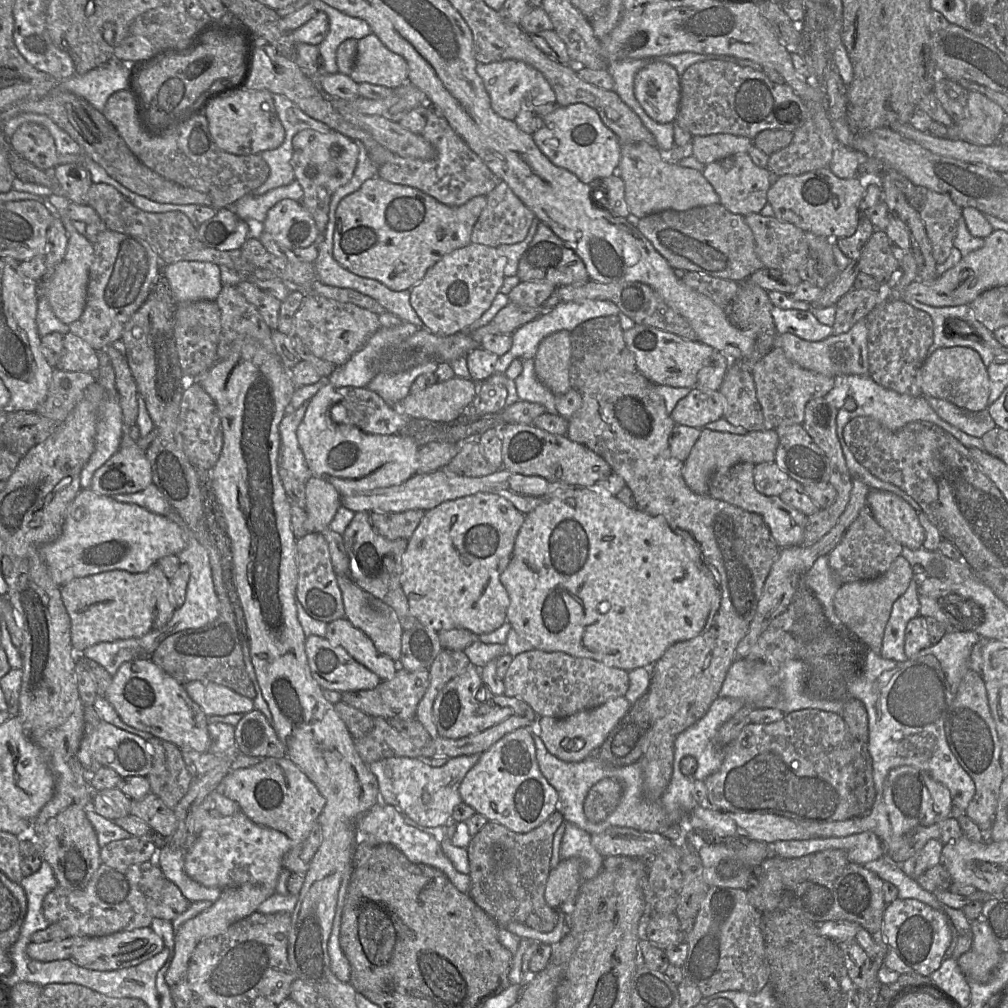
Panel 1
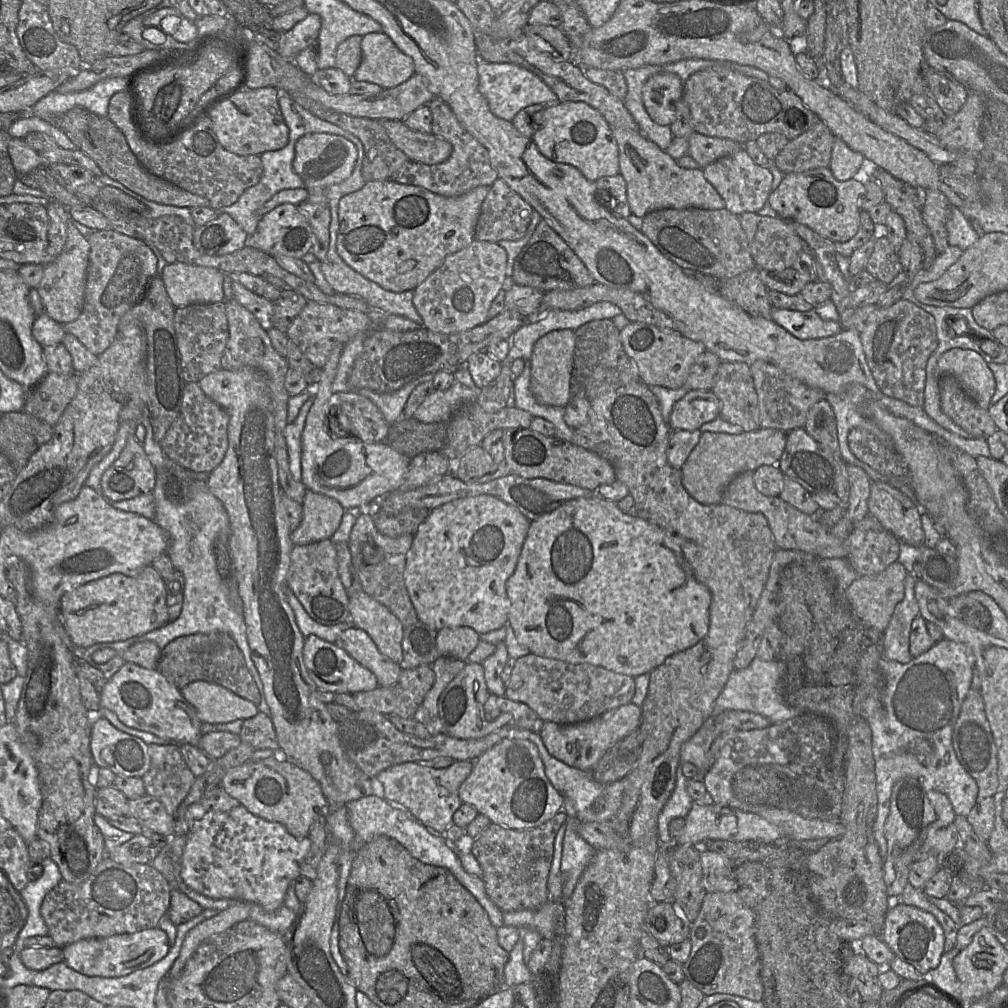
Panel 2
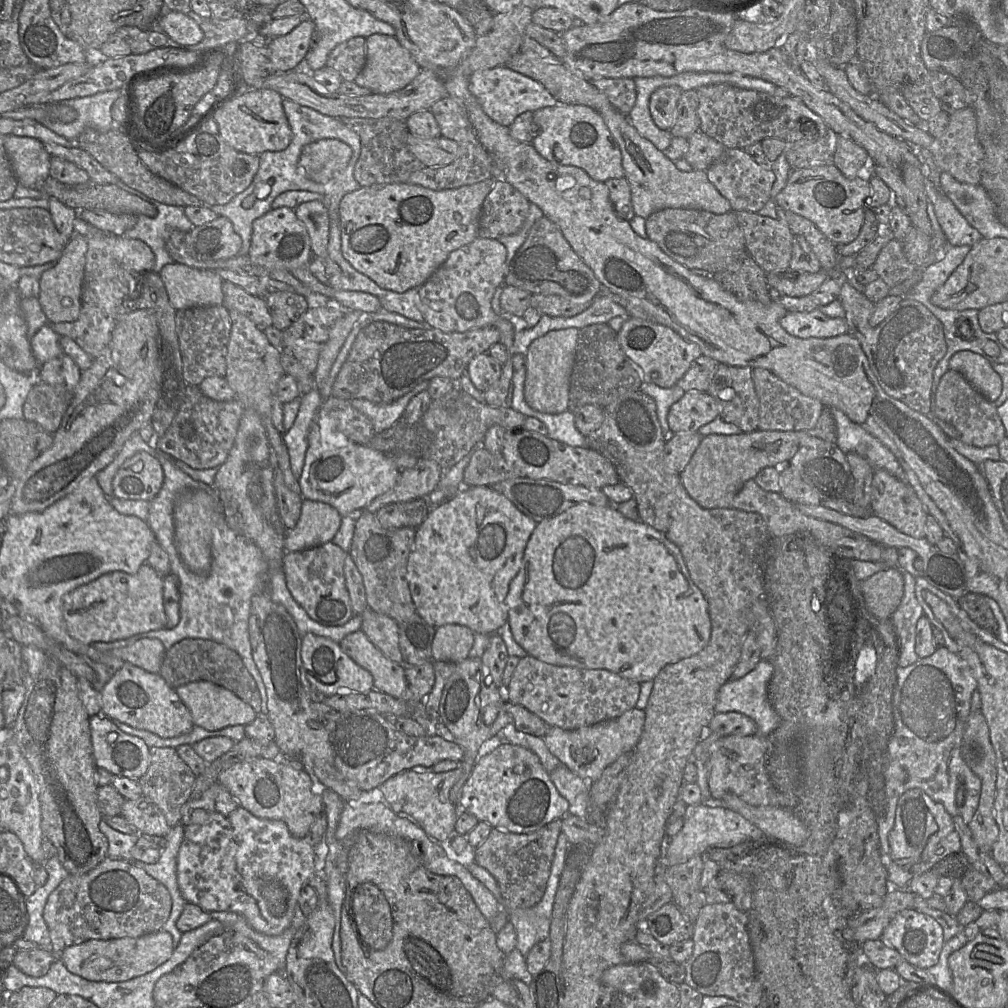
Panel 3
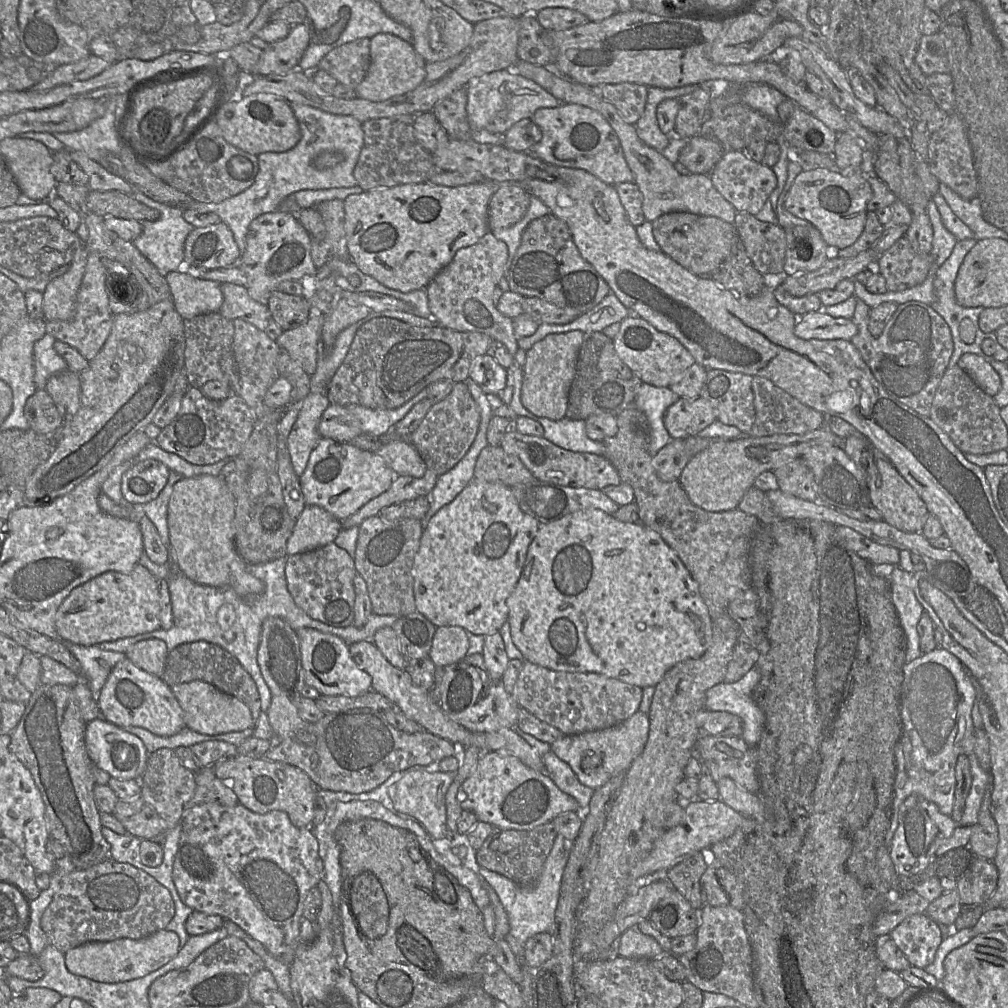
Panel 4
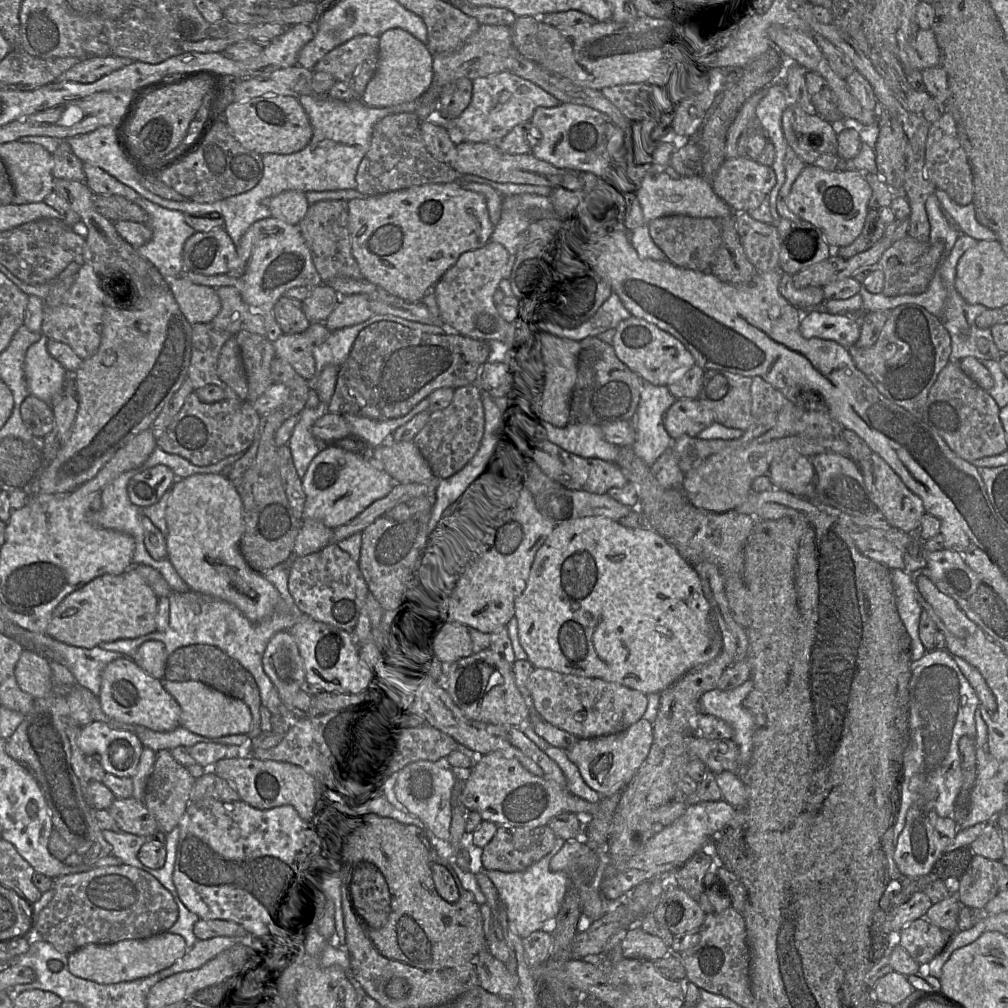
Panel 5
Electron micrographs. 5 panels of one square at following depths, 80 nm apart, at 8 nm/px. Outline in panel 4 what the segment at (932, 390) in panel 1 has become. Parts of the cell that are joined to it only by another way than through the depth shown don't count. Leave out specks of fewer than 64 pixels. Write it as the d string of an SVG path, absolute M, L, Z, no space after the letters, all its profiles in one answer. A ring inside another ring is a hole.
M963 354L957 365L988 395L994 397L1001 388L1001 379L992 366L977 354Z

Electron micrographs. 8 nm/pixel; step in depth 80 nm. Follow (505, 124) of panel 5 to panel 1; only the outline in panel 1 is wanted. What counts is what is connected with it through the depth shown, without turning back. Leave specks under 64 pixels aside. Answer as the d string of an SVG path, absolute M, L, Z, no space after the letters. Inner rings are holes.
M519 60L477 63L476 72L490 97L491 107L499 116L514 120L523 109L533 105L556 102L556 96L541 72Z

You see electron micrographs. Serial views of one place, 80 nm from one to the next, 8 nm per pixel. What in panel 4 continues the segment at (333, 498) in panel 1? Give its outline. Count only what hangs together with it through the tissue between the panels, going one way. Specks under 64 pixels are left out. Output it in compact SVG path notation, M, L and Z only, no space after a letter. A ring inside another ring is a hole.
M306 505L287 541L287 556L312 551L335 540L341 521L320 506Z

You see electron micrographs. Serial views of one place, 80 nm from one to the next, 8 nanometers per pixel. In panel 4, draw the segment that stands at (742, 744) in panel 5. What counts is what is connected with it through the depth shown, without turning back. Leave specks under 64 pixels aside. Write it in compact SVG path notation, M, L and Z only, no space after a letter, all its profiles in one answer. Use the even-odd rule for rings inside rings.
M757 667L749 670L740 680L733 683L719 683L706 692L707 711L725 711L738 716L743 723L741 737L756 747L765 724L765 714L752 698L752 691L760 681Z

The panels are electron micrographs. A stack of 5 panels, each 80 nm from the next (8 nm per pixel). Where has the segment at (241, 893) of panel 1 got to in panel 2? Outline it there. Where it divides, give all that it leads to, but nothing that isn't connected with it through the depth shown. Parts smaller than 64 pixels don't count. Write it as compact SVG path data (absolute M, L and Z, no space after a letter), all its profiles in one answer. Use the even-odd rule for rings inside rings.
M240 902L231 905L188 931L179 955L171 966L167 978L176 978L181 974L188 959L200 943L214 935L226 931L241 921L249 919L251 904L253 903Z

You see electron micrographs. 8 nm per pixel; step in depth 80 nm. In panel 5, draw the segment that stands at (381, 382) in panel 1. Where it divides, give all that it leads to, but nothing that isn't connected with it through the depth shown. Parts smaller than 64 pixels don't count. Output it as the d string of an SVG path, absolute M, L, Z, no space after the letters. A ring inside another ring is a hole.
M429 398L421 400L408 414L393 419L375 420L350 413L342 414L350 426L351 435L360 437L369 449L375 449L386 443L392 433L410 421L418 413L429 409Z

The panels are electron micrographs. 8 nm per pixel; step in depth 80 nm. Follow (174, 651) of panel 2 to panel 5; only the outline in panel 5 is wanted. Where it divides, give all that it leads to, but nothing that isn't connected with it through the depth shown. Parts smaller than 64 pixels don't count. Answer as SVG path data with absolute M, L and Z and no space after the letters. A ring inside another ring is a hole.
M195 644L178 648L167 660L164 679L173 682L199 681L213 689L243 701L252 714L249 739L262 733L260 721L261 700L258 685L253 676L237 660L219 648L207 644Z

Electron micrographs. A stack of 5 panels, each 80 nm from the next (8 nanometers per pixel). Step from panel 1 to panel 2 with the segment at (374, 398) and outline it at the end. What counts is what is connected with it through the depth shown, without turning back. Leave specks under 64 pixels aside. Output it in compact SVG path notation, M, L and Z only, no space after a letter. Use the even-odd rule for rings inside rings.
M346 391L332 394L330 403L337 417L337 412L342 412L348 417L352 436L364 443L385 440L390 425L370 399L357 391Z

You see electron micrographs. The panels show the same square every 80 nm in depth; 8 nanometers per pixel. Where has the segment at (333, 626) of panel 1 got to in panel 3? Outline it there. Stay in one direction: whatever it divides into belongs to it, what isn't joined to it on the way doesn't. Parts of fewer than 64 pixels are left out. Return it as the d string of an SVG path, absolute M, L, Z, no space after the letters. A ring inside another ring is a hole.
M362 630L346 635L339 645L355 663L371 673L375 690L404 701L411 700L405 665L386 657Z

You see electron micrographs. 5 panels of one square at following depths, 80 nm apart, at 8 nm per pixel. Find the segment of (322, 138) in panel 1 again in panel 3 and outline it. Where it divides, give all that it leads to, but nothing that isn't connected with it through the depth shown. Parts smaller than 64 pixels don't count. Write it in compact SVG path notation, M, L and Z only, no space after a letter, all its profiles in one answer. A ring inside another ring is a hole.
M321 139L302 148L298 165L312 181L326 183L345 170L351 157L348 144L337 139ZM312 200L294 209L305 224L310 237L312 255L322 258L327 277L339 272L339 266L328 255L329 213L323 201Z

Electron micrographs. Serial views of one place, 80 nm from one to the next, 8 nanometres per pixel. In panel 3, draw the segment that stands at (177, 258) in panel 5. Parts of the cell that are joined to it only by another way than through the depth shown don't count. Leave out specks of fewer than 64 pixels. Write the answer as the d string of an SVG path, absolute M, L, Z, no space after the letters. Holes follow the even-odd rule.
M119 180L115 185L156 207L157 215L155 217L137 215L135 226L127 230L124 236L129 239L141 240L150 247L155 255L153 271L160 273L165 265L174 262L166 250L166 241L169 233L174 229L188 232L194 224L185 215L184 207L160 203L130 188Z

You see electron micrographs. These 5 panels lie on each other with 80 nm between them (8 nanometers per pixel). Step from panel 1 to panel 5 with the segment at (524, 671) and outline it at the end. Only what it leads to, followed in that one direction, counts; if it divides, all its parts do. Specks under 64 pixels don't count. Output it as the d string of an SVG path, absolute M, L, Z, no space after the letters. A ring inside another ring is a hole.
M534 667L527 688L539 716L554 727L578 739L607 736L621 732L640 720L647 708L645 693L600 678L563 674Z

